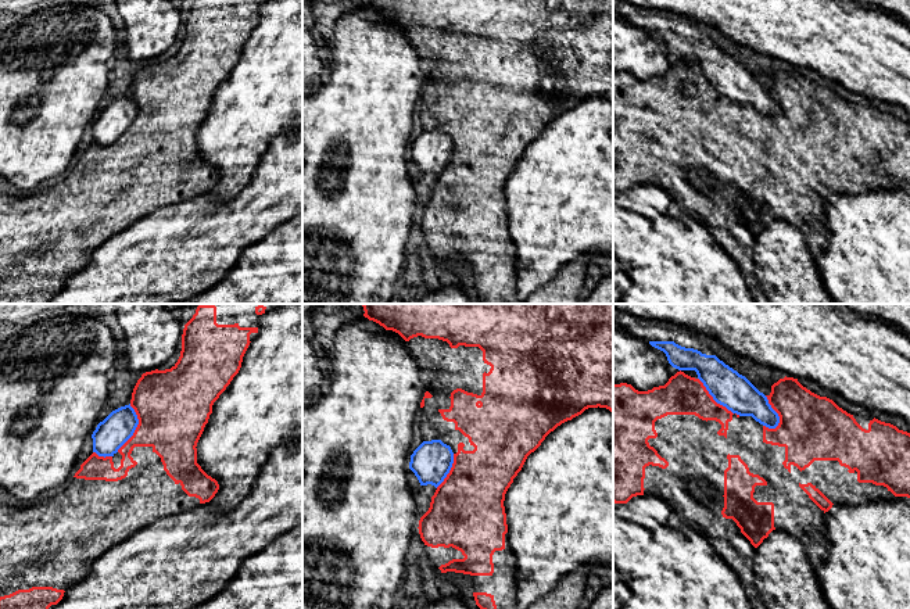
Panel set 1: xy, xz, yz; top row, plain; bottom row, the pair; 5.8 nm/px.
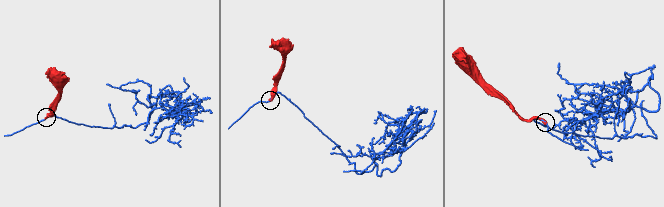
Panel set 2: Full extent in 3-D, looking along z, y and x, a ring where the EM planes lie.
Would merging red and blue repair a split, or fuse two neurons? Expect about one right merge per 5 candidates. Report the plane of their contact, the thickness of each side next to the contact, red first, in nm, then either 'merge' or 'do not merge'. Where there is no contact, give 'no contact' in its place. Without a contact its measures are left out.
contact in xy; calibres 420 and 190 nm; do not merge

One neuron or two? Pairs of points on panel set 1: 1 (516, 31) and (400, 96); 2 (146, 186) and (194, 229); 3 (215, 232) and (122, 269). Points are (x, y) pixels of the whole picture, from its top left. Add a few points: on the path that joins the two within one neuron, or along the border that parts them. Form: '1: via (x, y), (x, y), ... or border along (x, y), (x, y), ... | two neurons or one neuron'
1: border along (415, 52), (426, 76), (418, 107) | two neurons
2: border along (199, 193), (186, 200), (158, 207), (138, 218) | two neurons
3: via (192, 246), (146, 268) | one neuron

